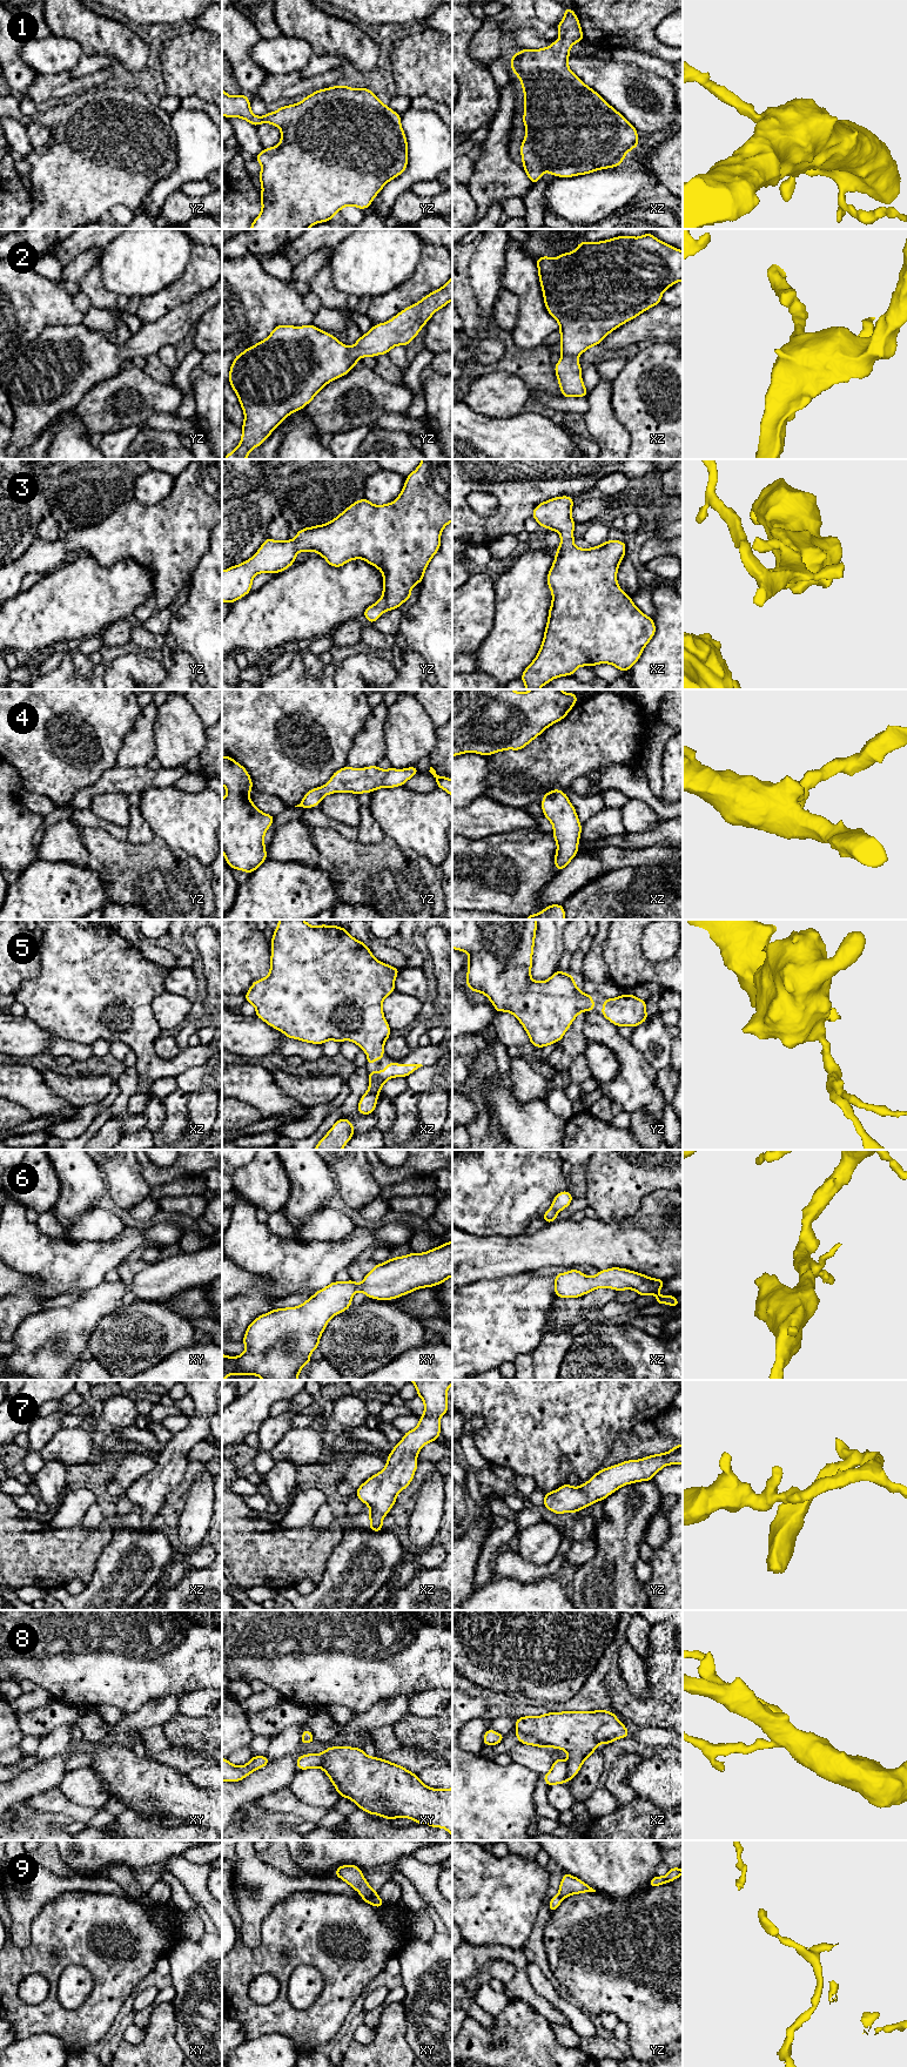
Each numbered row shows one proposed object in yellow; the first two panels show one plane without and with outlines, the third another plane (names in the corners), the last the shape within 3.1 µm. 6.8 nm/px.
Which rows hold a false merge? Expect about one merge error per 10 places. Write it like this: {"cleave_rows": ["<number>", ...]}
{"cleave_rows": ["9"]}

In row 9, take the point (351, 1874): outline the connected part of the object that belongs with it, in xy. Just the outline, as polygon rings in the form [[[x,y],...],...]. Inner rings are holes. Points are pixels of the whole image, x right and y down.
[[[341,1865],[336,1869],[335,1876],[349,1884],[363,1897],[377,1896],[369,1883],[365,1880],[362,1870],[356,1865]]]

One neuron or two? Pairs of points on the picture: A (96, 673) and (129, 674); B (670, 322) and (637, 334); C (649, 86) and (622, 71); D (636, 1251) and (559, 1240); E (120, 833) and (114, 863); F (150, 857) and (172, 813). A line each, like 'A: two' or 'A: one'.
A: two
B: one
C: one
D: one
E: two
F: two

